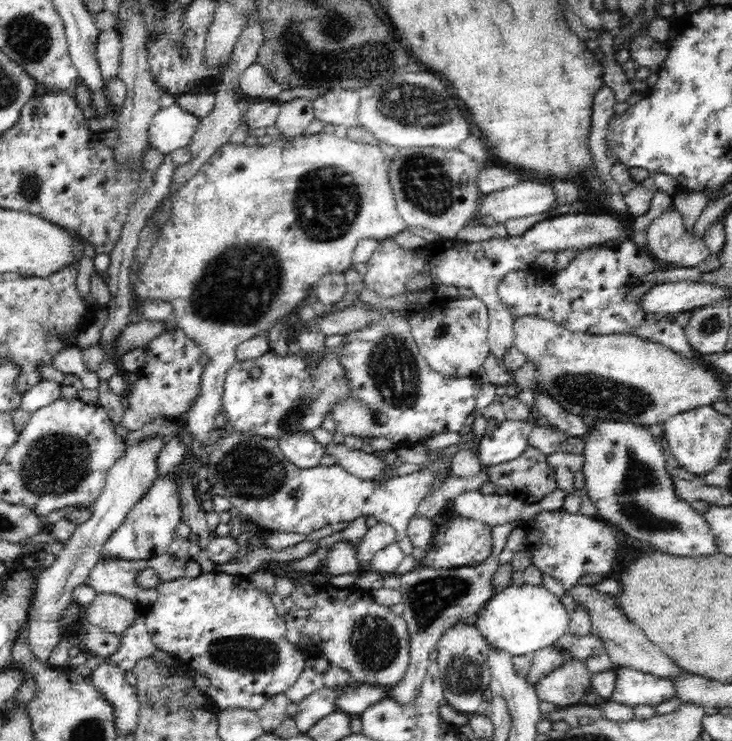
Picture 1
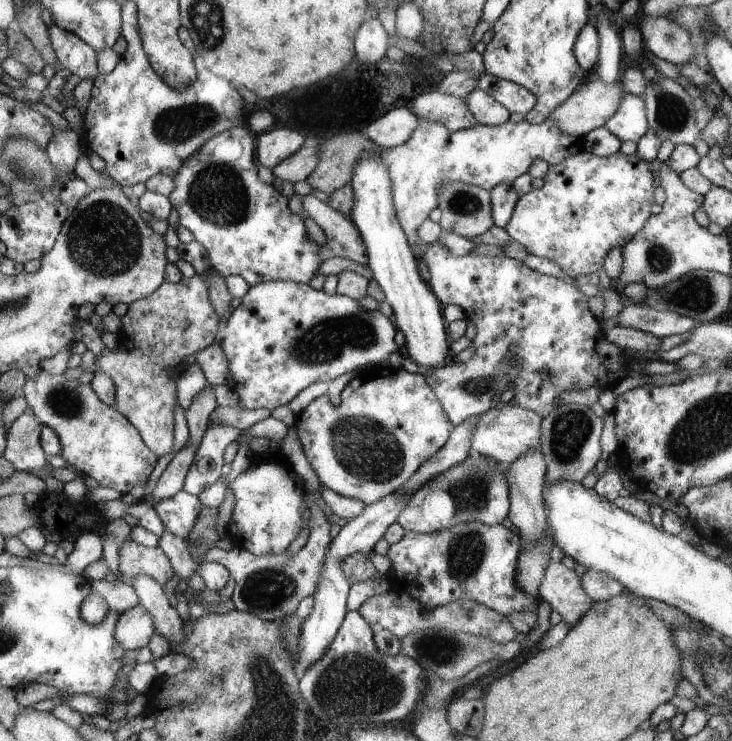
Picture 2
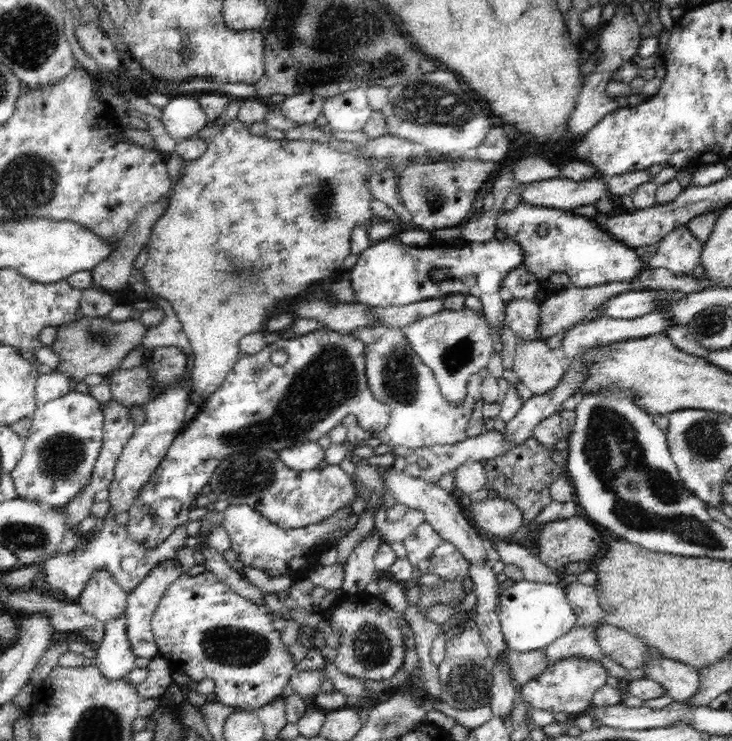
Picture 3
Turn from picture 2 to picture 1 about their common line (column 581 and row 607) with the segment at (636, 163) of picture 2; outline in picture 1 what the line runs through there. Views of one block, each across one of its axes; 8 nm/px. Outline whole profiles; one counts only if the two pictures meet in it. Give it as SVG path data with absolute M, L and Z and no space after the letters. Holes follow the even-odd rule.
M153 568L138 572L136 583L142 590L157 590L157 601L145 611L146 626L151 641L174 658L179 667L208 675L210 701L221 710L245 708L256 711L271 697L286 693L307 668L306 655L298 651L286 638L286 621L278 616L272 600L242 575L230 575L215 570L196 578L182 576L162 582Z

